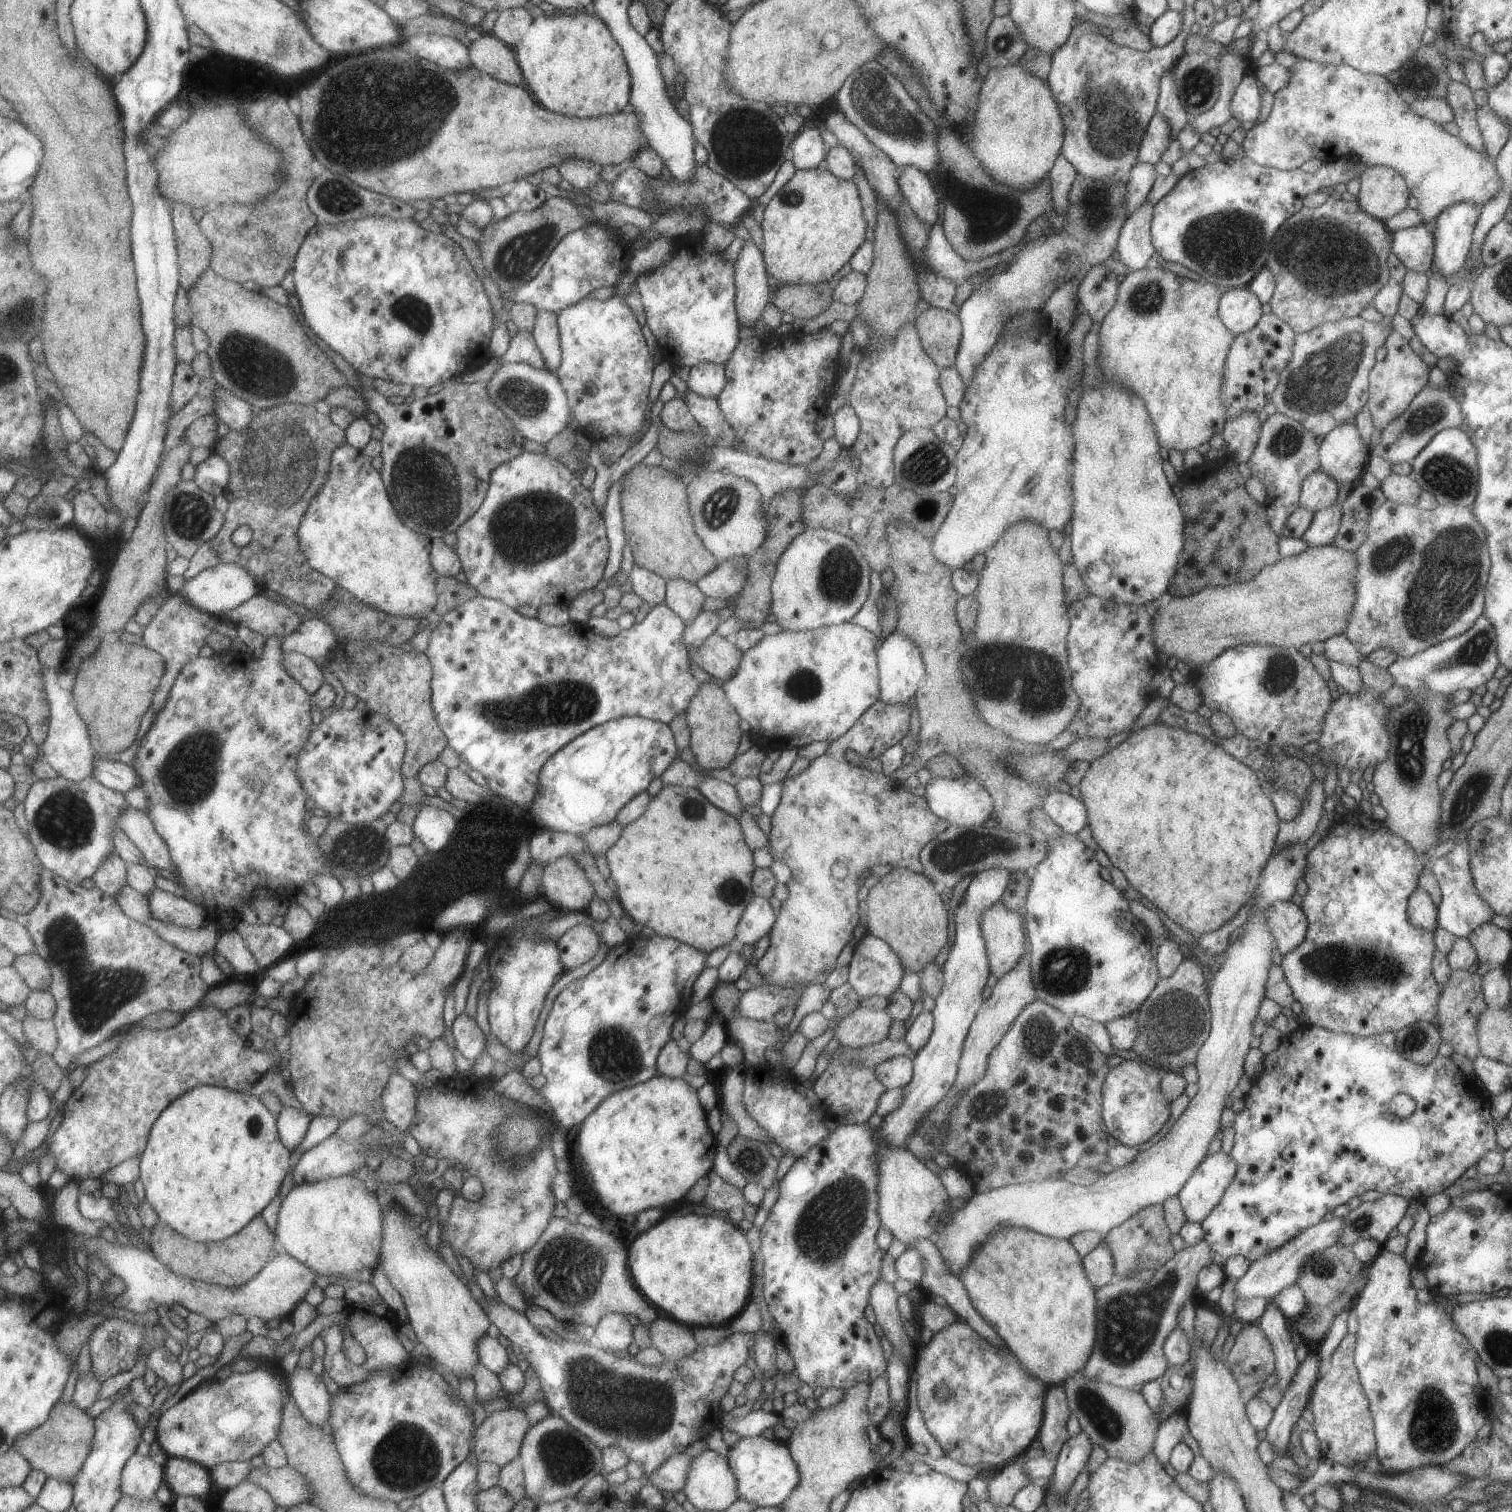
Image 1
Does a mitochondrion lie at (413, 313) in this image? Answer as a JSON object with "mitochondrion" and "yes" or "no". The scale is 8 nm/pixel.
{"mitochondrion":"yes"}

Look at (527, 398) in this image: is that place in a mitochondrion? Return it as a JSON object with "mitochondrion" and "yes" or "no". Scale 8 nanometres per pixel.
{"mitochondrion":"yes"}

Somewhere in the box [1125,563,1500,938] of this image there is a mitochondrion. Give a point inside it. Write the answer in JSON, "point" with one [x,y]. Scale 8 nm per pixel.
{"point":[1410,758]}

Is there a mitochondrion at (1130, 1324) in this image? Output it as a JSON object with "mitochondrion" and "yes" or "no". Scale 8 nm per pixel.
{"mitochondrion":"yes"}

